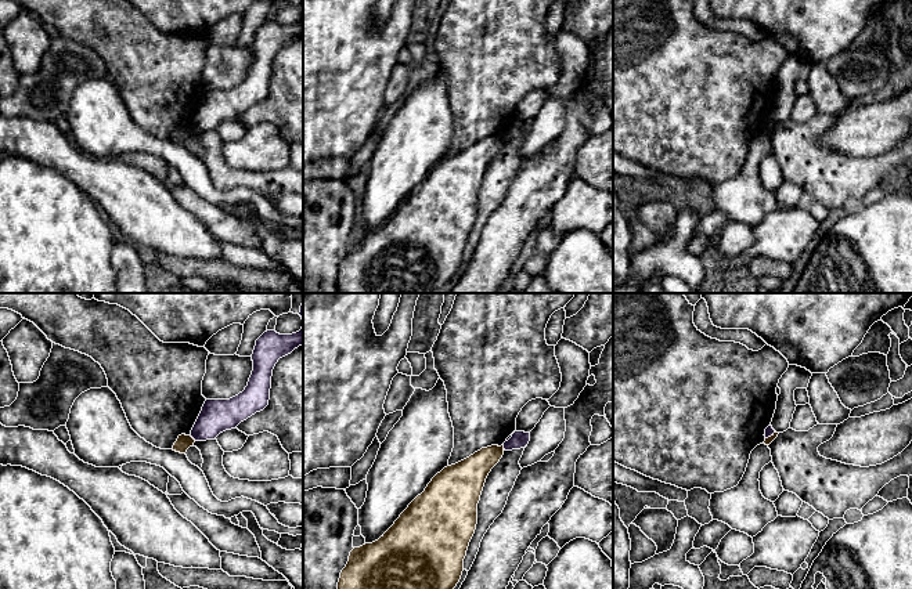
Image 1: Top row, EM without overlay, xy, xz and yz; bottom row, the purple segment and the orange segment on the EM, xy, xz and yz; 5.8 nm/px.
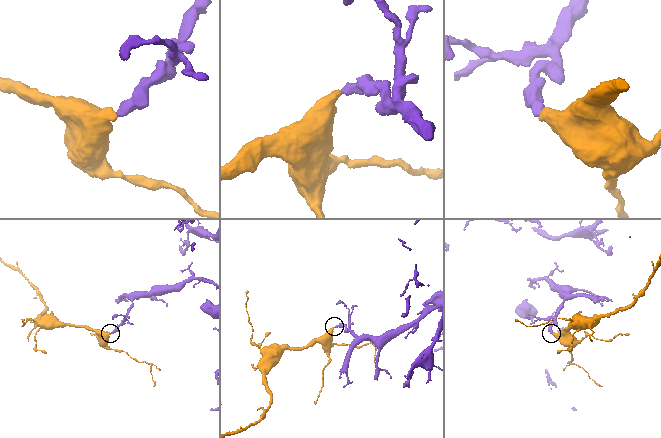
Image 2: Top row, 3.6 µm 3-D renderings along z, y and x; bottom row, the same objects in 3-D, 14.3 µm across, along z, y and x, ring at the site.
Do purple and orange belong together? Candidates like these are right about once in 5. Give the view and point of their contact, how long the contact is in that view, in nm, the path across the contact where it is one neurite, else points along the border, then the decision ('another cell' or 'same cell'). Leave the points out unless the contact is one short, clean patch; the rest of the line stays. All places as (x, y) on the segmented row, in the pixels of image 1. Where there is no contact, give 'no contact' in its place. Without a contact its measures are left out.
xy (193, 437) | 50 nm | along xy (190, 436), (195, 440) | another cell

